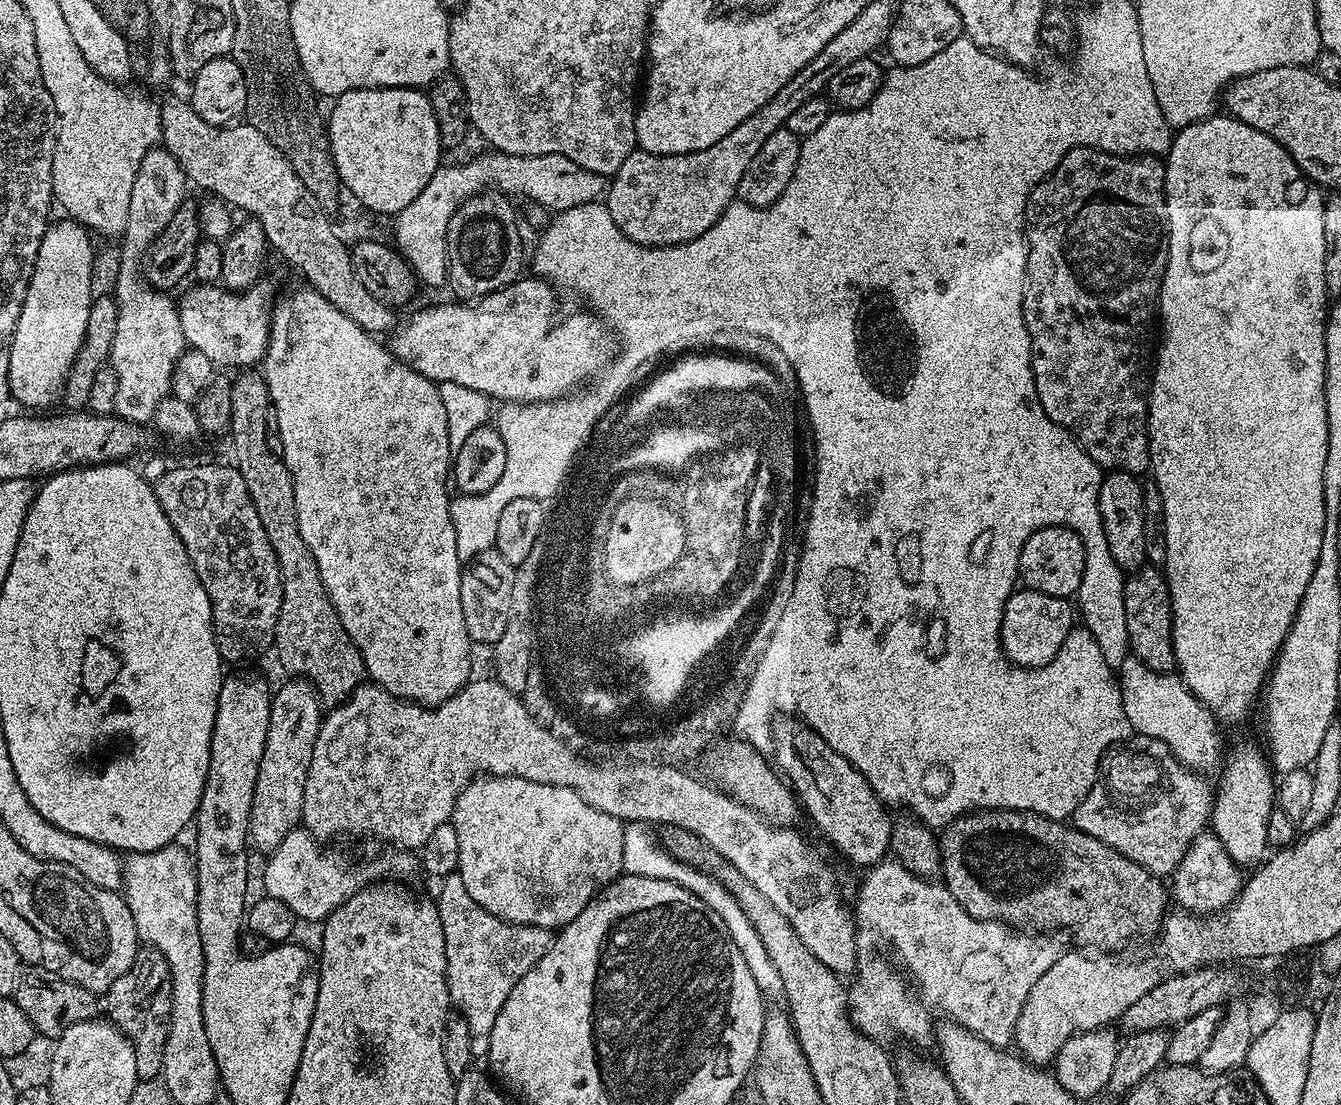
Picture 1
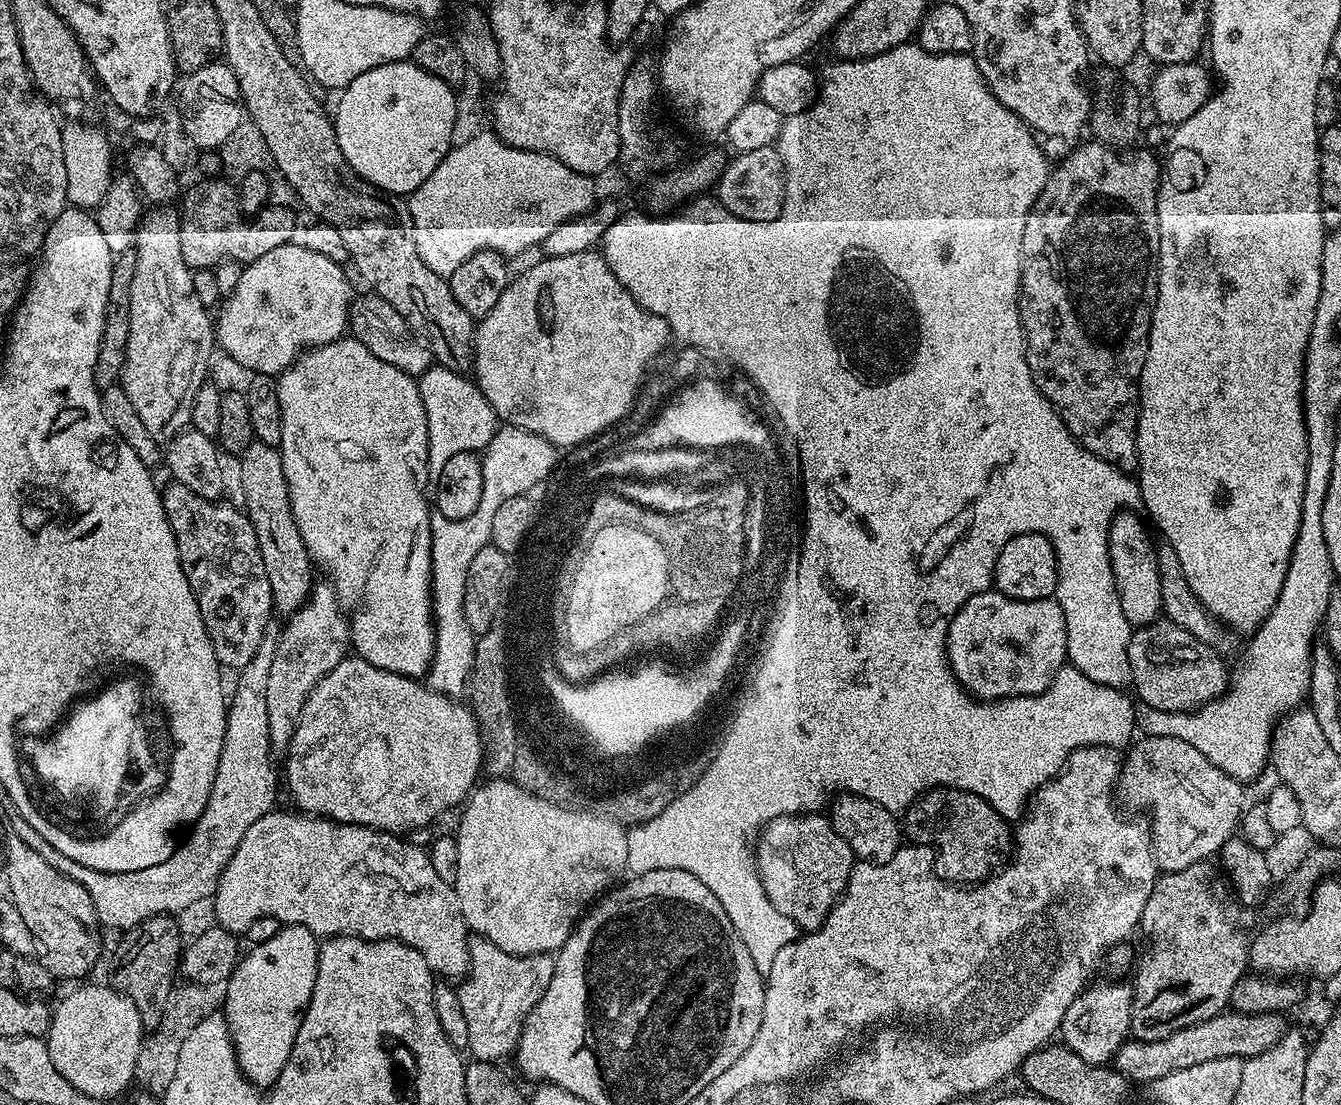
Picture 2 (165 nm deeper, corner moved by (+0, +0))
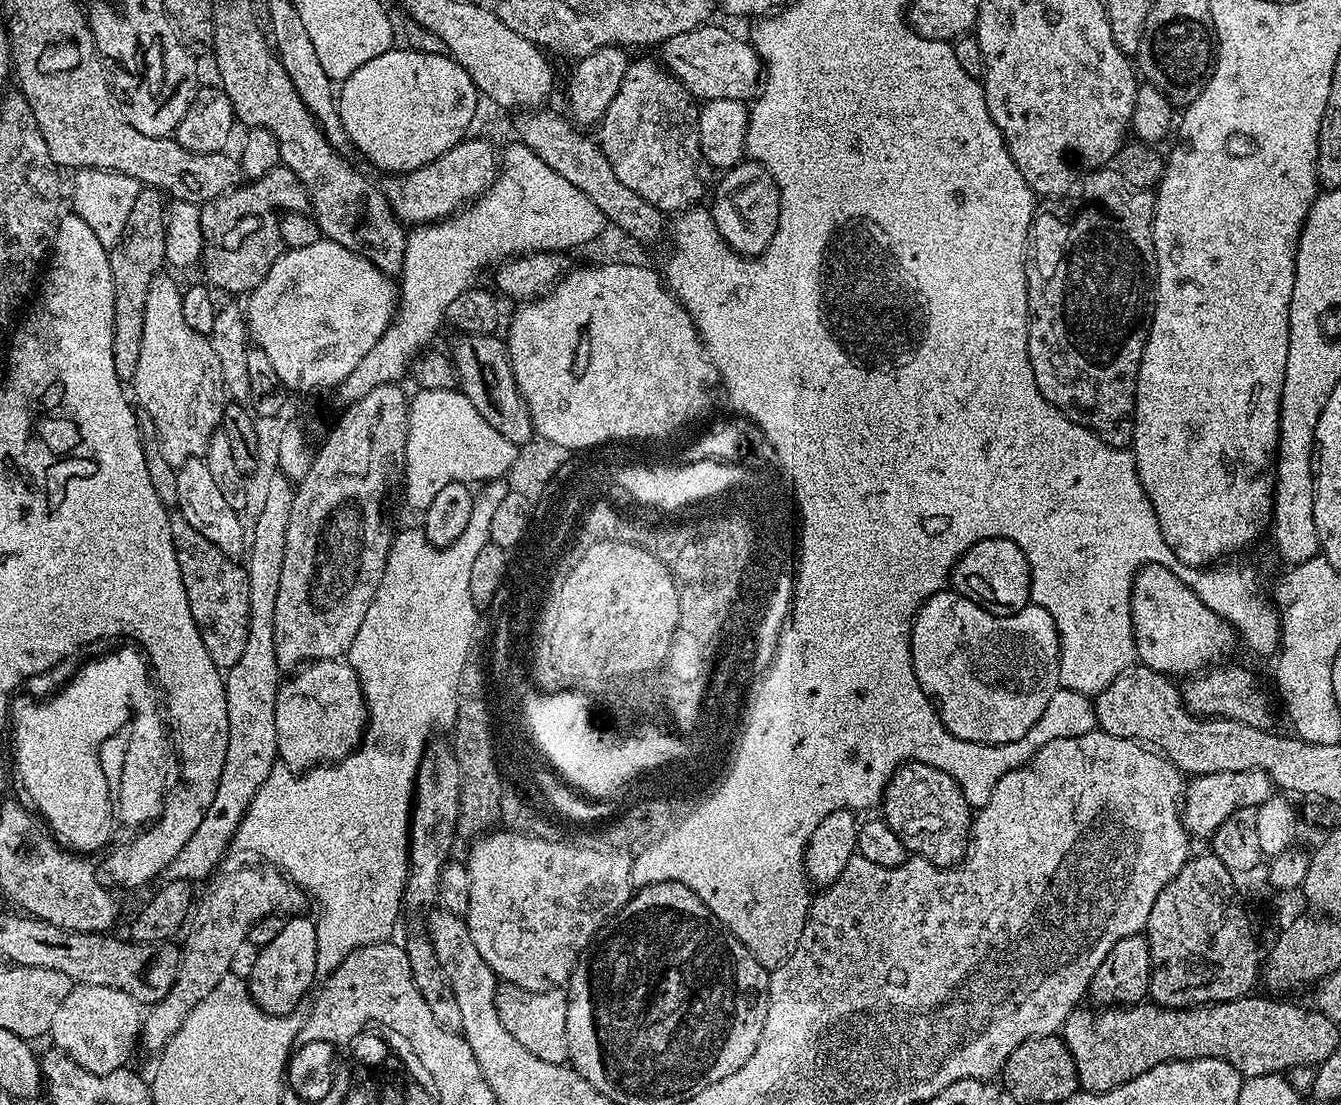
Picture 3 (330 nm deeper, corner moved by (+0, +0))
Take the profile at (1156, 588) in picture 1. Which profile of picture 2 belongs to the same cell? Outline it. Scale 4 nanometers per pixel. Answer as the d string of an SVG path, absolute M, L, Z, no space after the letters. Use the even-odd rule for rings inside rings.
M1158 618L1153 624L1137 627L1130 638L1128 647L1130 658L1131 687L1136 687L1139 703L1149 704L1154 710L1167 712L1193 712L1211 700L1217 700L1230 683L1230 668L1224 665L1225 657L1217 653L1205 642L1199 641L1189 631L1165 618Z

